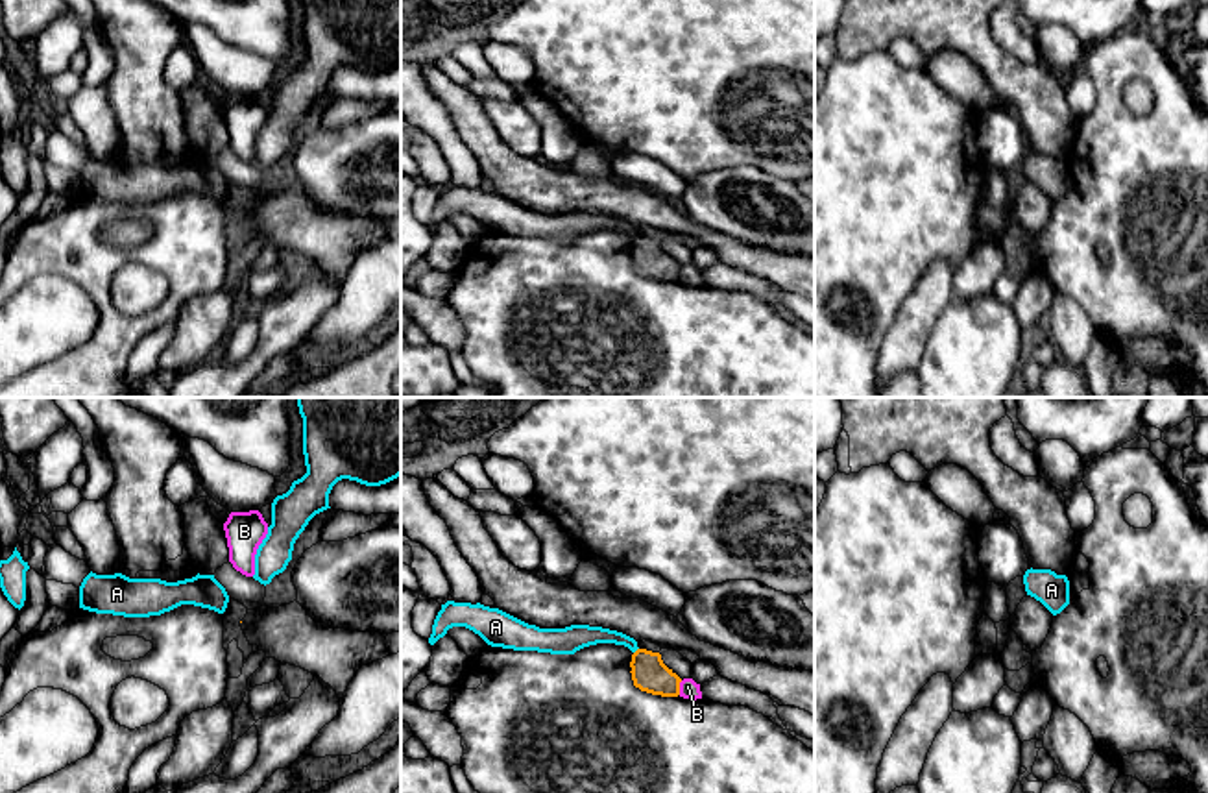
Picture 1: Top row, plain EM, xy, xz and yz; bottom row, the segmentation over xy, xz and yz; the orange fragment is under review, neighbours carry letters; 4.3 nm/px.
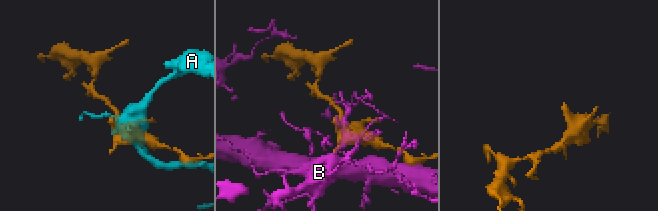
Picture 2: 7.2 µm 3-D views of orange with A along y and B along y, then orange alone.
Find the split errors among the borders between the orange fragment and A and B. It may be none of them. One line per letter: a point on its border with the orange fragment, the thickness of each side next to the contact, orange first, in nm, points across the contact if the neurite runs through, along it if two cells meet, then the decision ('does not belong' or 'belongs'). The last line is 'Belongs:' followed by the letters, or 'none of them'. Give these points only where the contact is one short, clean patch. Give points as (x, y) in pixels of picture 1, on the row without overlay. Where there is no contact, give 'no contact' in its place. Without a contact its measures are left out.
A: contact xz (636, 237); calibres 160 and 100 nm; border xz (638, 233), (634, 239); does not belong
B: contact xz (678, 274); calibres 160 and 80 nm; does not belong
Belongs: none of them

